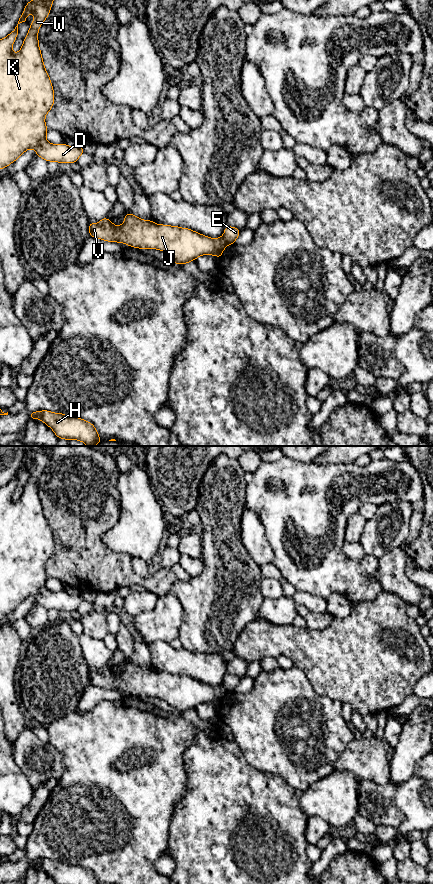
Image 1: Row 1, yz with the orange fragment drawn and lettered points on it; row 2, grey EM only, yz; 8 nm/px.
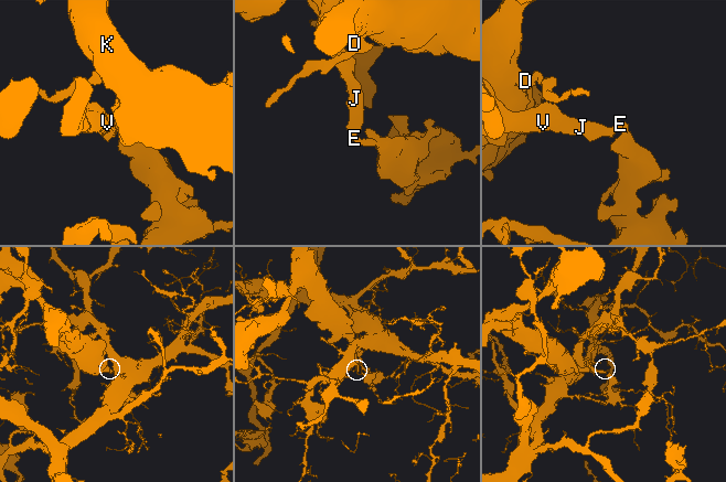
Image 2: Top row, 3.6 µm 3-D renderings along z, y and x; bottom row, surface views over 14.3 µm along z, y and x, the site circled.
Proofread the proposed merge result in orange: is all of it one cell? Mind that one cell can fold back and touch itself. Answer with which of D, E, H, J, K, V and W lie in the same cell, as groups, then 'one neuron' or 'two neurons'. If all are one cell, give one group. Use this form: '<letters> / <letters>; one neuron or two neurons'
D E H K W / J V; two neurons

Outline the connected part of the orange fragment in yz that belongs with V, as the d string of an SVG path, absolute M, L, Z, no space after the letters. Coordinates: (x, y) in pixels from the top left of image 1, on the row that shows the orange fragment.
M132 213L125 215L121 226L114 225L106 217L98 224L89 221L89 236L133 248L161 250L177 265L189 264L201 255L214 255L220 259L227 246L222 237L210 238L189 228L158 225Z

